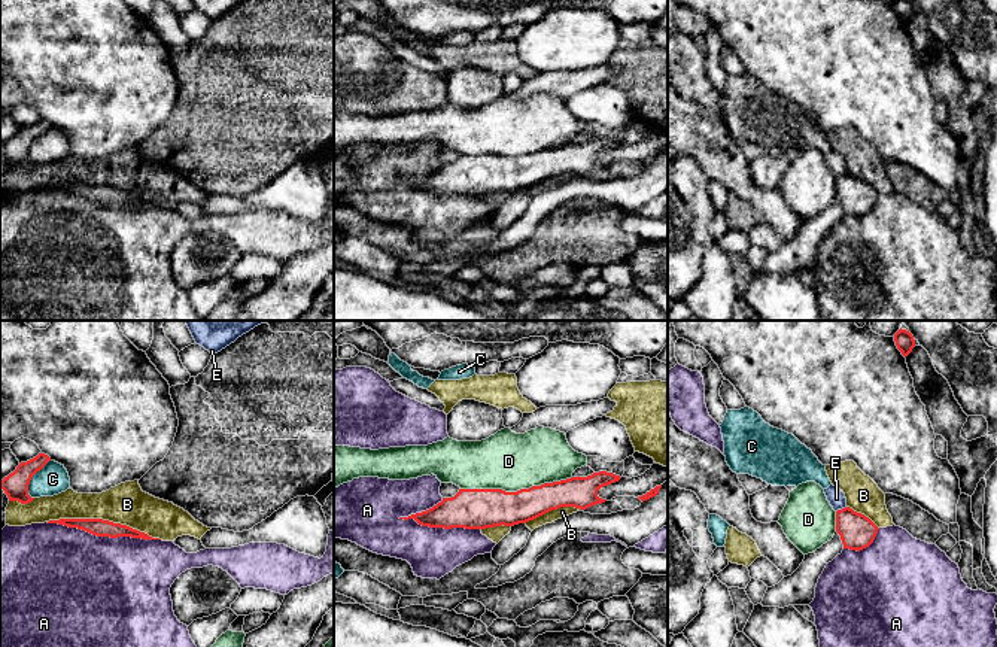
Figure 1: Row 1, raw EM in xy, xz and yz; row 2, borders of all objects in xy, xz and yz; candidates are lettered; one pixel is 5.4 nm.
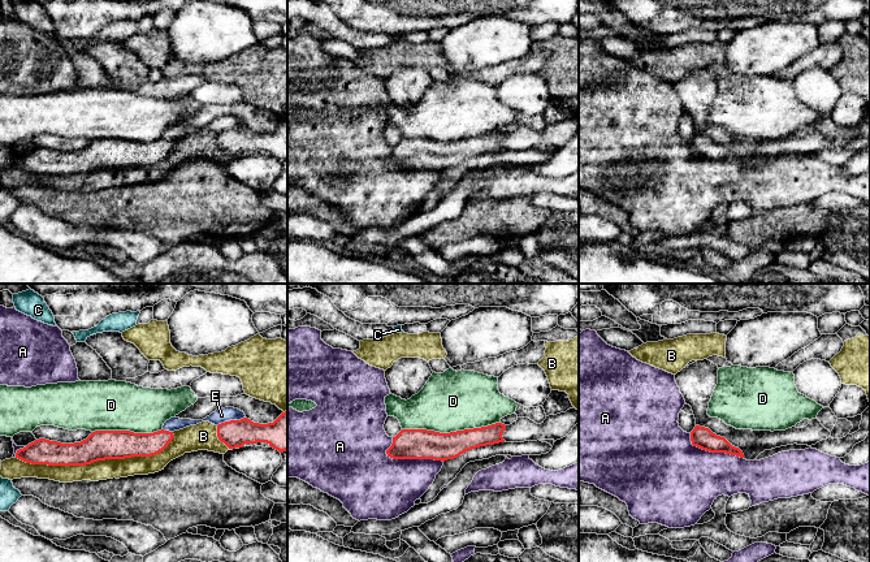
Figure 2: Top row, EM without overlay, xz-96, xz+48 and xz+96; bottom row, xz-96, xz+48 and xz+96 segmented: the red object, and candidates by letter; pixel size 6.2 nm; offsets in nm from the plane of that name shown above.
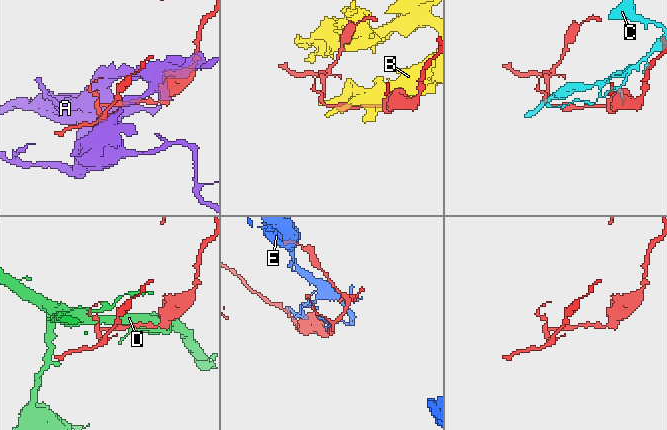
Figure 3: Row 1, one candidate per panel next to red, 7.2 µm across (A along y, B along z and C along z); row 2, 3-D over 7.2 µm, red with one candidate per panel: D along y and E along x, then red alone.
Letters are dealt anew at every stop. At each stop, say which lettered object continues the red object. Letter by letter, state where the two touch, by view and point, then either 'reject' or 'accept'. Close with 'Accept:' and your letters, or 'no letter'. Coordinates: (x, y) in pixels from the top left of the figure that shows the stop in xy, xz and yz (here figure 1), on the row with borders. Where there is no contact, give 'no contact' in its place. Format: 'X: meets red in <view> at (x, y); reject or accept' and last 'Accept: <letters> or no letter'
A: meets red in xz at (440, 526); reject
B: meets red in xy at (105, 521); reject
C: meets red in xy at (30, 479); reject
D: meets red in xz at (517, 491); reject
E: meets red in yz at (842, 509); reject
Accept: no letter

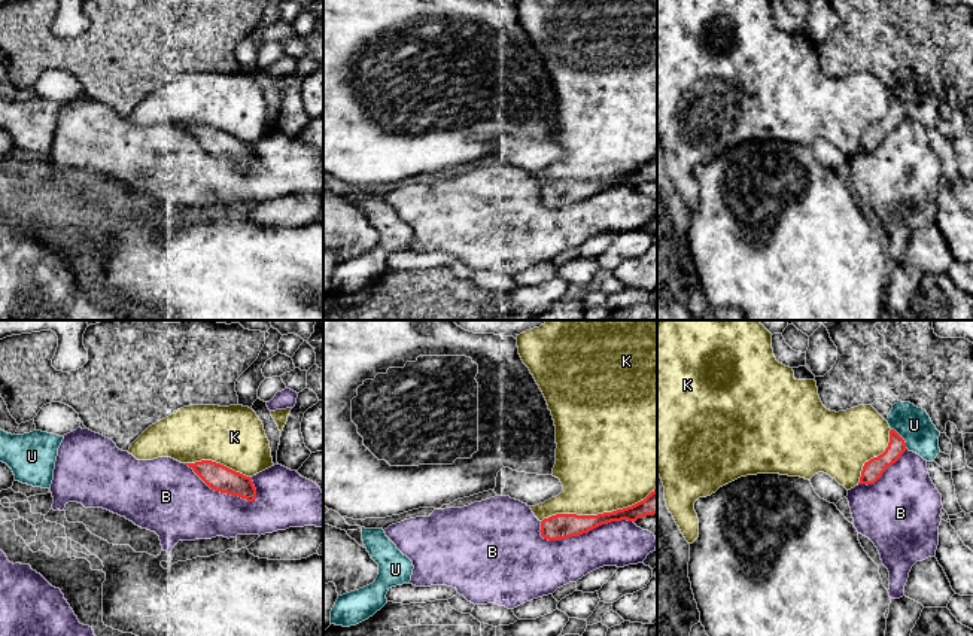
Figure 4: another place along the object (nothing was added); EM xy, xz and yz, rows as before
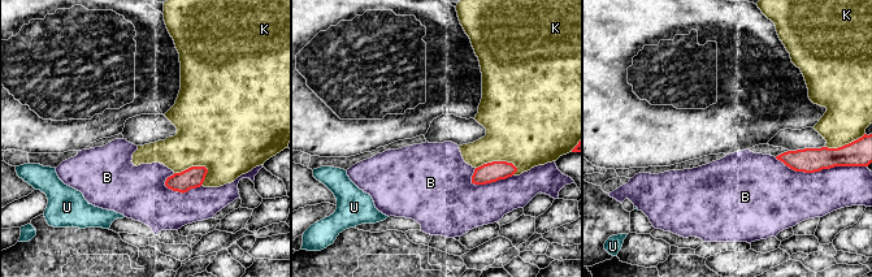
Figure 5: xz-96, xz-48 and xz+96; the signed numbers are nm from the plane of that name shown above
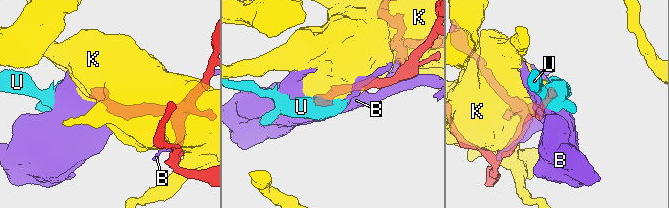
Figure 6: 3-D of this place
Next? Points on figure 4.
B: meets red in xz at (584, 532); reject
K: meets red in xz at (598, 514); reject
U: meets red in yz at (902, 438); accept
Accept: U

